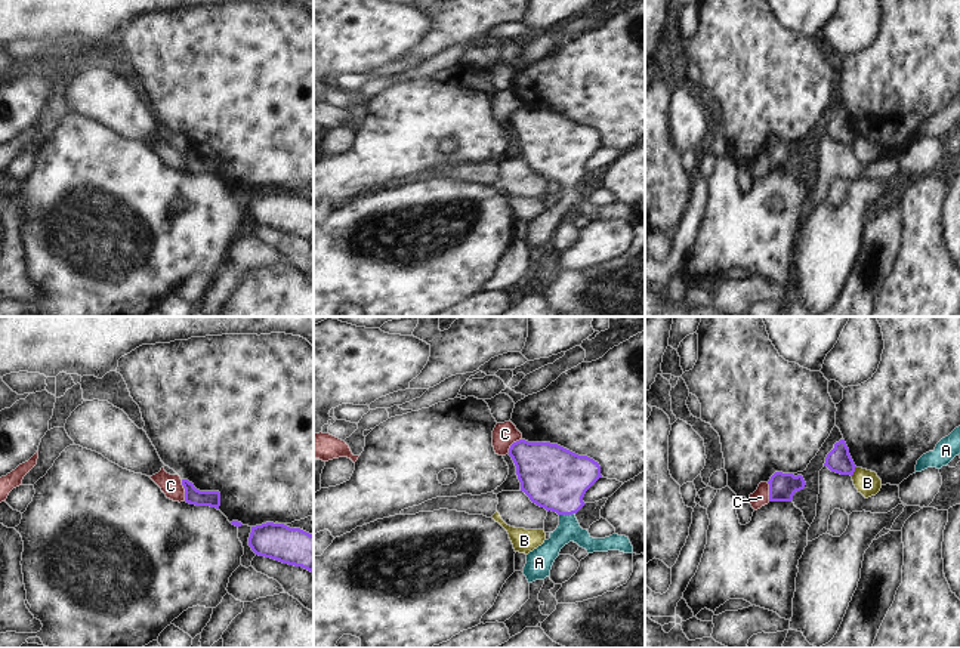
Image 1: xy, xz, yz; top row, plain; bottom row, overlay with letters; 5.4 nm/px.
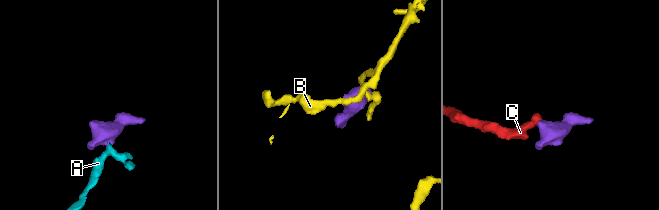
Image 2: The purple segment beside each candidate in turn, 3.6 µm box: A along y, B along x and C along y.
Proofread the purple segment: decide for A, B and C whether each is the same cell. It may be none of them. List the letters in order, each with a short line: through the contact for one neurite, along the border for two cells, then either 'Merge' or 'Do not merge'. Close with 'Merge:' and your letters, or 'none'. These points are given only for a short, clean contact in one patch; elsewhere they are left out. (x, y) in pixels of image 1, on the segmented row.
A: Line: xz (555, 478), (567, 500), (567, 514), (568, 530). Merge
B: Line: yz (855, 466), (851, 475). Do not merge
C: Line: xy (181, 480), (185, 488), (185, 500). Do not merge
Merge: A.

